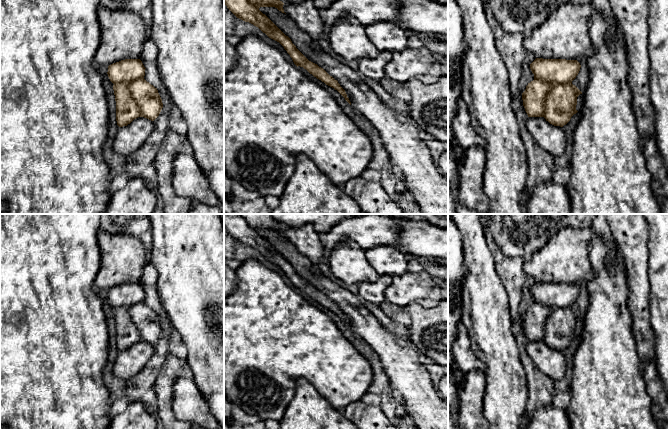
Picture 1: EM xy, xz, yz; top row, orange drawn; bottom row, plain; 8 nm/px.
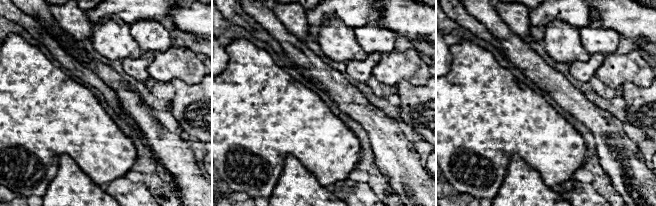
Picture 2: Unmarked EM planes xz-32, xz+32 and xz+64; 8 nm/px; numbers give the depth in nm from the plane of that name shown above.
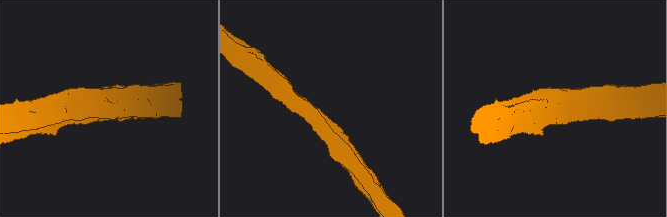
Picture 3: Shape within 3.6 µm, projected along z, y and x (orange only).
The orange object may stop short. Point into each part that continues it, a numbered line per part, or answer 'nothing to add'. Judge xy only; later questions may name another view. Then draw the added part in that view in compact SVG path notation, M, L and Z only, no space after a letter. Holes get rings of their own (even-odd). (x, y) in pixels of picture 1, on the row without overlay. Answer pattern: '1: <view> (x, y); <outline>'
1: xy (130, 362); M138 341L127 350L119 352L113 366L113 374L119 379L130 379L136 376L154 355L153 345Z

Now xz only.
1: xz (409, 380); M260 231L259 234L291 263L296 272L309 285L323 292L338 305L345 314L351 326L351 331L379 355L381 368L388 378L393 394L400 399L405 410L412 417L416 428L448 429L448 404L434 388L426 366L418 361L417 355L413 351L400 346L395 341L395 335L379 323L358 296L341 288L322 274L318 269L318 265L313 264L307 257L301 255L285 237L275 231Z

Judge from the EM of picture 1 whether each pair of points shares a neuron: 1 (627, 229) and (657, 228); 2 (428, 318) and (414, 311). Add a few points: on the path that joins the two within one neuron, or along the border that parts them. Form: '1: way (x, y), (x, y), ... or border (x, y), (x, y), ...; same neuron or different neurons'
1: border (647, 224), (648, 252); different neurons
2: way (425, 318), (422, 318), (417, 313); same neuron

